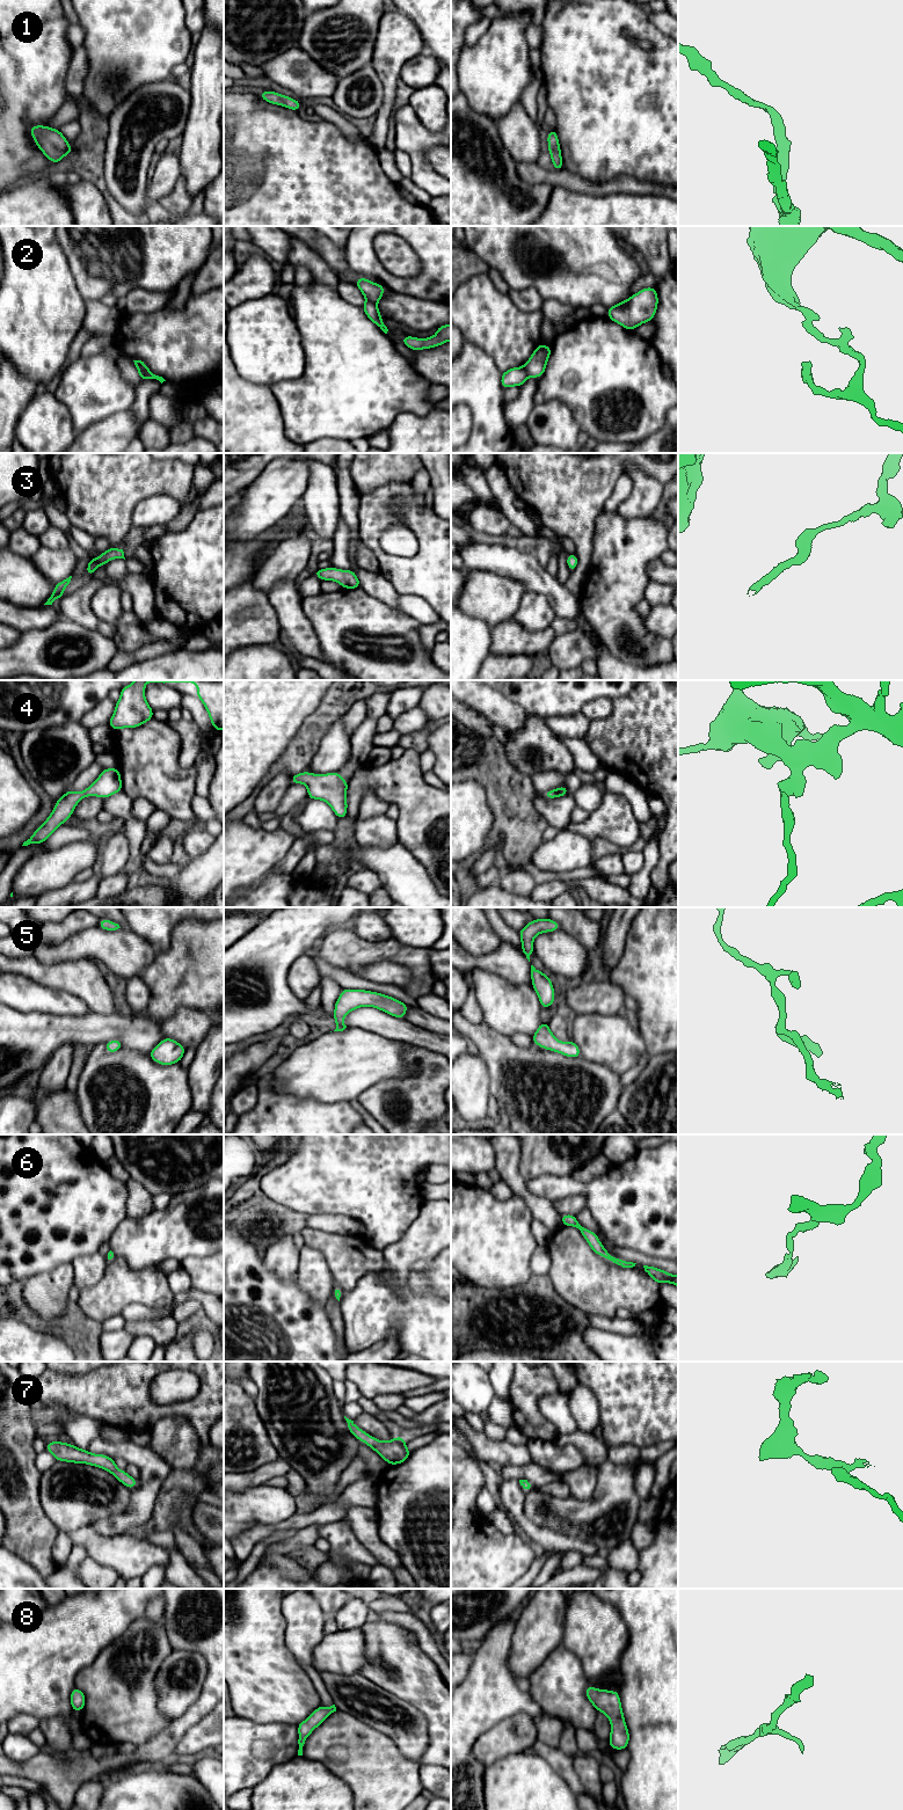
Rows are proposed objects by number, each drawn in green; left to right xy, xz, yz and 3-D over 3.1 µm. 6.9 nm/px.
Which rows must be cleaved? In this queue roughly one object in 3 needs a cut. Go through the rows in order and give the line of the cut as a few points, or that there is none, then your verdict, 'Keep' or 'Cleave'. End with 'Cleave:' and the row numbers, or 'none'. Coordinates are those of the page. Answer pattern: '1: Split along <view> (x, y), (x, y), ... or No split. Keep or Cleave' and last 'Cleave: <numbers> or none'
1: No split. Keep
2: Split along xz (366, 299), (376, 304). Cleave
3: No split. Keep
4: No split. Keep
5: No split. Keep
6: No split. Keep
7: No split. Keep
8: No split. Keep
Cleave: 2

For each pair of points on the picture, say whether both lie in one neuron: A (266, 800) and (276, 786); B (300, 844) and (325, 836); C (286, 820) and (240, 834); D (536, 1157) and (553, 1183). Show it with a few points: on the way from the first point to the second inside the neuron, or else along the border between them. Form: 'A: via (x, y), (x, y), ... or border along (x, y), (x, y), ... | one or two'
A: via (269, 796), (275, 789) | one
B: via (306, 841), (319, 838) | one
C: border along (282, 826), (296, 837) | two
D: border along (570, 1175), (539, 1175), (526, 1181) | two

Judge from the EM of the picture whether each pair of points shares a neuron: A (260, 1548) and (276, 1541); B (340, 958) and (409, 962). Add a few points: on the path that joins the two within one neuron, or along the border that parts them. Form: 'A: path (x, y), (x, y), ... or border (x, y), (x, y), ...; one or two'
A: path (263, 1545), (272, 1541); one
B: path (357, 953), (392, 953); one

